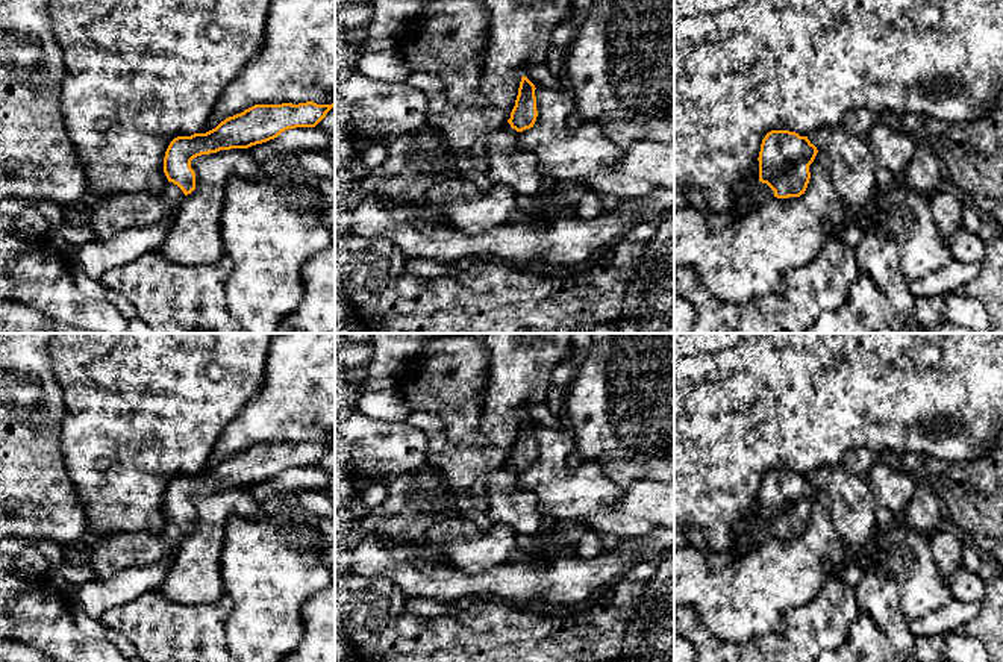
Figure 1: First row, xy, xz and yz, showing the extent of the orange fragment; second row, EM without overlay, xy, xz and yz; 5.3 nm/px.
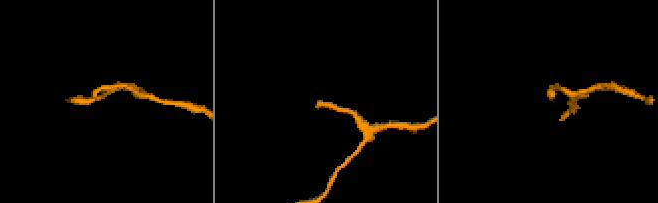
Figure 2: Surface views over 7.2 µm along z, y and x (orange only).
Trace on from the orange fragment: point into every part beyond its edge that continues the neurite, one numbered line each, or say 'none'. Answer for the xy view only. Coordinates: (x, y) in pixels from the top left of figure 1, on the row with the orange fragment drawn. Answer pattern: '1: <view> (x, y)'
1: xy (117, 212)

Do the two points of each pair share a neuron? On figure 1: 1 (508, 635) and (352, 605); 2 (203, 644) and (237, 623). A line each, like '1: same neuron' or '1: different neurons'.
1: same neuron
2: different neurons

